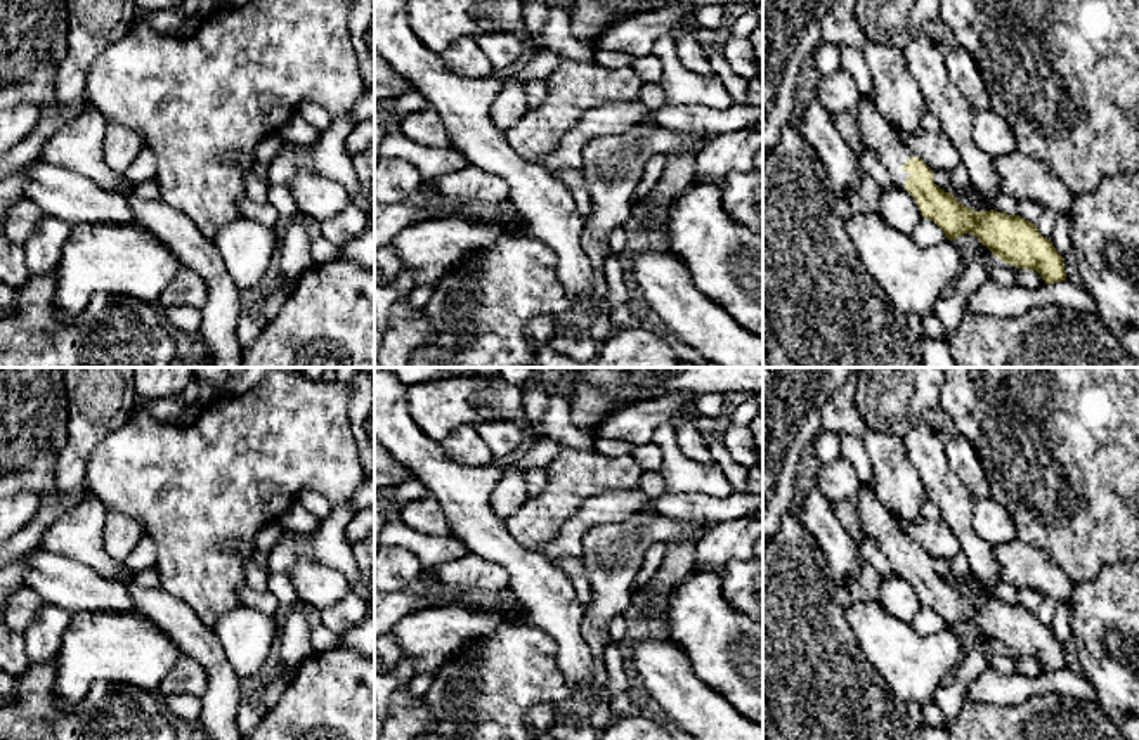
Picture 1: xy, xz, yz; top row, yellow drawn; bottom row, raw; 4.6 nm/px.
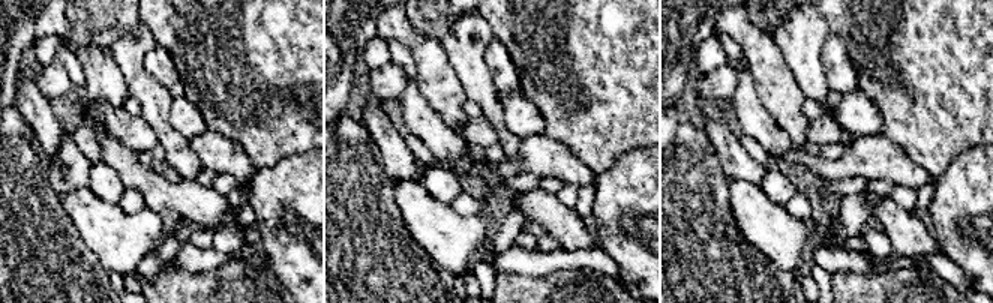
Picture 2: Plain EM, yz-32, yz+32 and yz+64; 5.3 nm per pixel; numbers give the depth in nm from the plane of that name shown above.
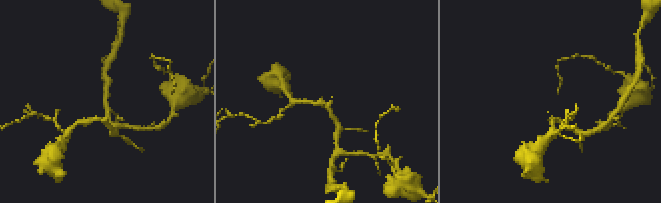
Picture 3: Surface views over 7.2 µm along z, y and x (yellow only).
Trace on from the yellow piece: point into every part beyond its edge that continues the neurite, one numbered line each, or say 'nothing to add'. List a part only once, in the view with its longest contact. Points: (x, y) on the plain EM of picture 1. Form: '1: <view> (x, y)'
1: yz (878, 522)

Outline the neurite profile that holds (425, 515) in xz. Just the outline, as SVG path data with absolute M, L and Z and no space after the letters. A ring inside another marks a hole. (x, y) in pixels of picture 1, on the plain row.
M432 494L409 501L402 506L400 520L425 536L451 536L451 525L442 504Z

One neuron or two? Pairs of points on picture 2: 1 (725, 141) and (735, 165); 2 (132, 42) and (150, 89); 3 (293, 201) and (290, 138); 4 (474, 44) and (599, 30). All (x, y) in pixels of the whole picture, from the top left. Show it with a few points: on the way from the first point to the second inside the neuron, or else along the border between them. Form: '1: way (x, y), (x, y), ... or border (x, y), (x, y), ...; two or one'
1: way (728, 147), (734, 159); one
2: way (132, 54), (132, 69), (138, 77); one
3: border (308, 149), (285, 155), (270, 167), (258, 168); two
4: border (480, 15), (494, 36); two

